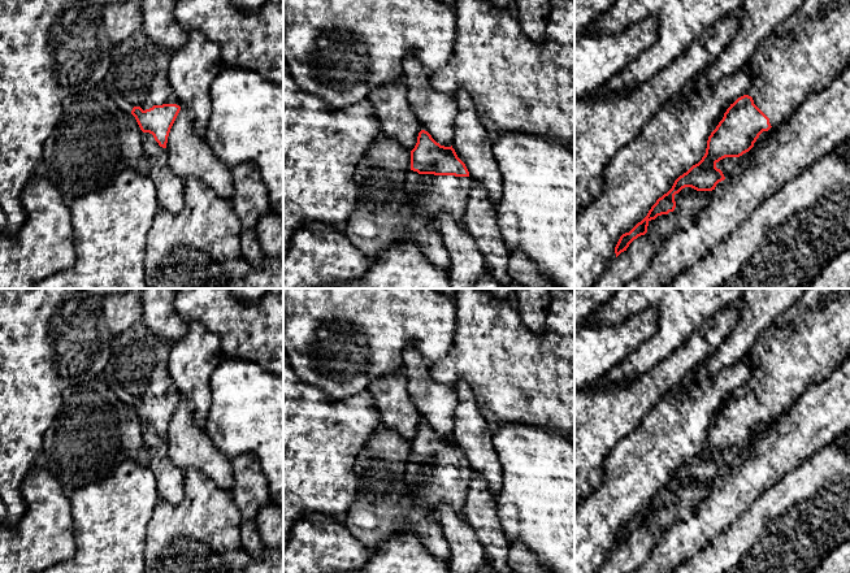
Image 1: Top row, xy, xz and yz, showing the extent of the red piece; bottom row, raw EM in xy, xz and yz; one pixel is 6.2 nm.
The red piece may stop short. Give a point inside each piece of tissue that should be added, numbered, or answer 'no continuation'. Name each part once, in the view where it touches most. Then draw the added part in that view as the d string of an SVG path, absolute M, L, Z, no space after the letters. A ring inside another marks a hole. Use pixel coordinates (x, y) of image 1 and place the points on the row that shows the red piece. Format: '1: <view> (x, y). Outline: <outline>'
1: xz (428, 195). Outline: M409 169L400 179L399 191L413 213L437 225L446 213L464 226L464 212L473 185L470 177L419 174Z

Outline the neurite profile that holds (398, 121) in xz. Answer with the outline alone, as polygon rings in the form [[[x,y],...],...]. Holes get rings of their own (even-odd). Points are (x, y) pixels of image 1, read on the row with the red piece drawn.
[[[403,81],[386,83],[368,95],[382,126],[382,133],[412,151],[421,125],[408,103],[408,90]]]

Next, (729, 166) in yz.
[[[773,126],[768,131],[763,131],[756,139],[756,142],[754,143],[754,147],[749,152],[743,153],[742,156],[725,157],[719,162],[716,162],[716,168],[723,172],[725,179],[719,182],[715,190],[719,188],[732,175],[749,169],[753,162],[754,152],[767,144],[773,131],[775,131]]]

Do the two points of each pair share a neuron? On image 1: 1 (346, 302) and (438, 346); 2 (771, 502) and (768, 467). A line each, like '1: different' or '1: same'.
1: same
2: different

